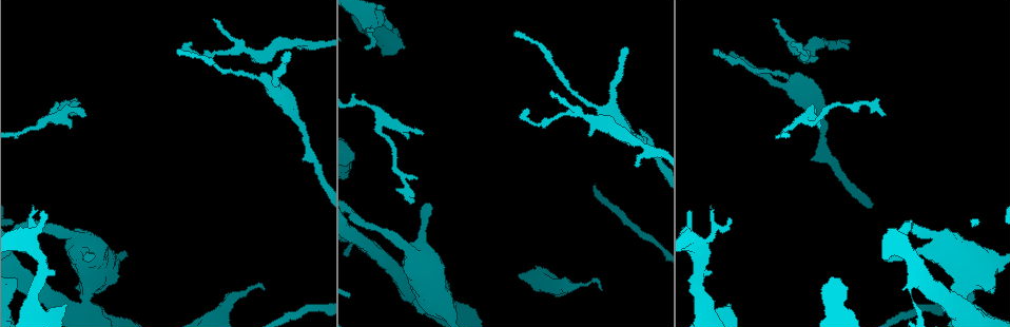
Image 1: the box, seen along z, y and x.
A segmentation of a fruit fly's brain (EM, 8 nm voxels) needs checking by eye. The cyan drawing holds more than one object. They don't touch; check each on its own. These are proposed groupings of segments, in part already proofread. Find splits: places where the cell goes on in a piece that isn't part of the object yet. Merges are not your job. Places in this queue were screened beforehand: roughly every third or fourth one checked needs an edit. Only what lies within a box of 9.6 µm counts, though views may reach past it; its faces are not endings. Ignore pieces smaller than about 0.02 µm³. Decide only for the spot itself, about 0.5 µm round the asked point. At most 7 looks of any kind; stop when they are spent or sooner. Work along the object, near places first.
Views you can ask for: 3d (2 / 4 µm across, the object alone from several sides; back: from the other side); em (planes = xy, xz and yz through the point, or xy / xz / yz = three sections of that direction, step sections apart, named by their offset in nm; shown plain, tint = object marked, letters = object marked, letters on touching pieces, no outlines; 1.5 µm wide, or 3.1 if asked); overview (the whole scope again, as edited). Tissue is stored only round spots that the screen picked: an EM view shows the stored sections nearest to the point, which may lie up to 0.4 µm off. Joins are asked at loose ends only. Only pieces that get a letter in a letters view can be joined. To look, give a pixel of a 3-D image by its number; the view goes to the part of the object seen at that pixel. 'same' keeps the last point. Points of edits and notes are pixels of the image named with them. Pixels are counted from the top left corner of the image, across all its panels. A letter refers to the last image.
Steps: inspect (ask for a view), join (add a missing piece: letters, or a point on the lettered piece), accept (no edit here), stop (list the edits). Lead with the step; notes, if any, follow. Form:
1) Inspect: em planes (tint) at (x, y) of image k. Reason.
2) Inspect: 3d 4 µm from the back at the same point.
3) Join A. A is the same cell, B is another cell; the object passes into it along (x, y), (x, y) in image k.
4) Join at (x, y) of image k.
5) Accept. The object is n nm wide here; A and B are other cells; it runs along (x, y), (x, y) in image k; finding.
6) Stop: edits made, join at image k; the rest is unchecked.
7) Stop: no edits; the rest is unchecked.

Inspect: em yz step 8 (letters) at (287, 54) of image 1. Branch stops here.

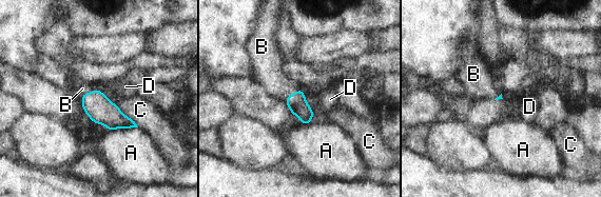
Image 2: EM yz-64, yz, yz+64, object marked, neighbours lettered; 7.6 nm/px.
Join B. B is the same cell, A, C and D are other cells; it goes on there.

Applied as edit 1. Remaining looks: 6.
Inspect: em yz step 8 (tint) at (791, 43) of image 1. Tapers out.

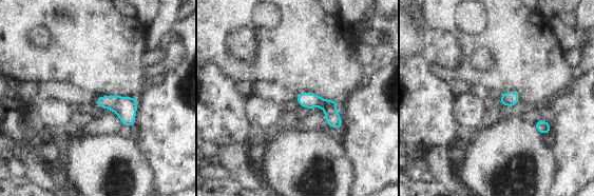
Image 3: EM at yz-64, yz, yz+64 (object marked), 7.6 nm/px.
Inspect: em planes (letters) at the same point. Another direction.

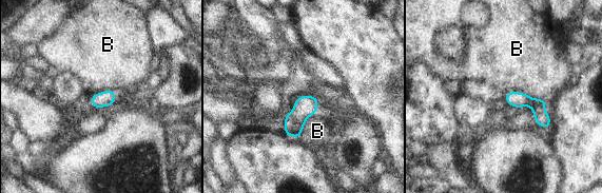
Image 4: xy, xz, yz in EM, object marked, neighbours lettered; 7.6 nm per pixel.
Accept. B is another cell; it runs along (508, 96), (529, 101), (546, 124) in image 4; none of them fits.

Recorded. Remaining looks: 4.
Inspect: em planes (letters) at (412, 203) of image 1. Long arm stops here.

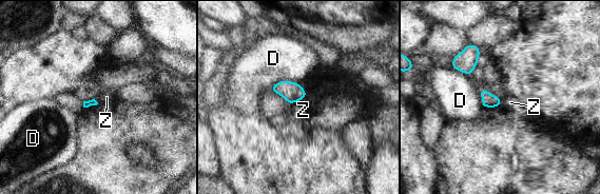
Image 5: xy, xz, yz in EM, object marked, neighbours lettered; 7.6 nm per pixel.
Accept. D and Z are other cells; a border runs along (306, 95), (292, 104) in image 5; none of them fits.

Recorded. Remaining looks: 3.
Stop: edits made, join at image 2; the rest is unchecked.

